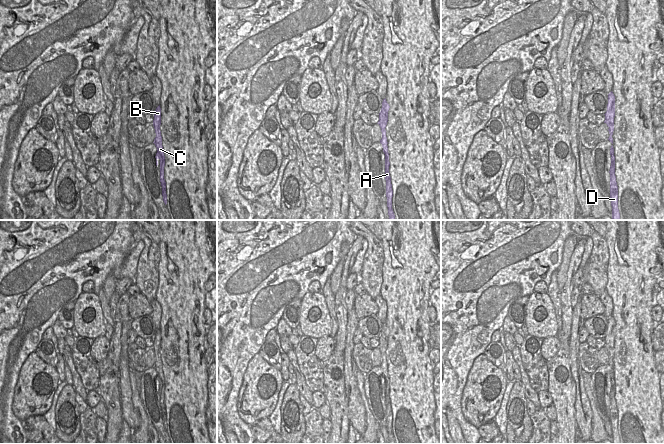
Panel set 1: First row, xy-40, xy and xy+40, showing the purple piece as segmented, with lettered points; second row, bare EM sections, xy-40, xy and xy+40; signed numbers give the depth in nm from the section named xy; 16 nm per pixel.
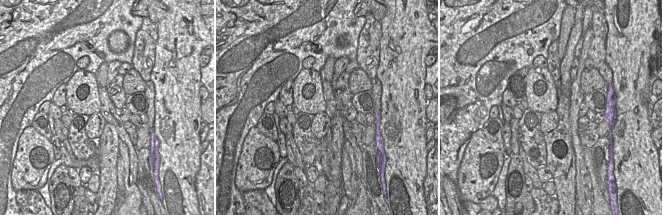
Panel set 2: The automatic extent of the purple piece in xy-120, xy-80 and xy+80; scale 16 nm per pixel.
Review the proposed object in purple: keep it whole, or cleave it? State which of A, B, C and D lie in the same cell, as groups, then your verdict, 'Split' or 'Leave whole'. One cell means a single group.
Groups: A D / B C. Split

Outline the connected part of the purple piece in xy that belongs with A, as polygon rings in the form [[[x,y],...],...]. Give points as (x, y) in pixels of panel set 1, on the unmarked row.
[[[385,380],[385,404],[386,404],[386,421],[387,421],[388,439],[389,439],[389,444],[396,444],[392,433],[393,414],[391,408],[391,401],[389,397],[389,390],[390,390],[389,382]]]

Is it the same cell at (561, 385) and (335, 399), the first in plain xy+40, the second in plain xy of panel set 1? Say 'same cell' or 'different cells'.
same cell

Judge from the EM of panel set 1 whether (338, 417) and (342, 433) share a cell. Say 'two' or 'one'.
one

